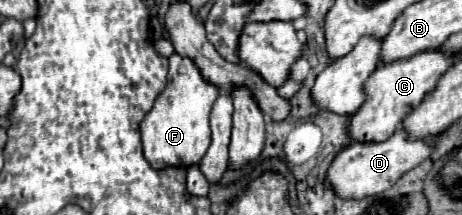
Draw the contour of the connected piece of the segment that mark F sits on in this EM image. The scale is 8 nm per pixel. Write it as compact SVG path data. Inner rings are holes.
M172 54L168 60L168 84L140 124L144 156L158 170L166 166L198 164L210 144L210 110L220 96L220 88L204 80L192 58Z

